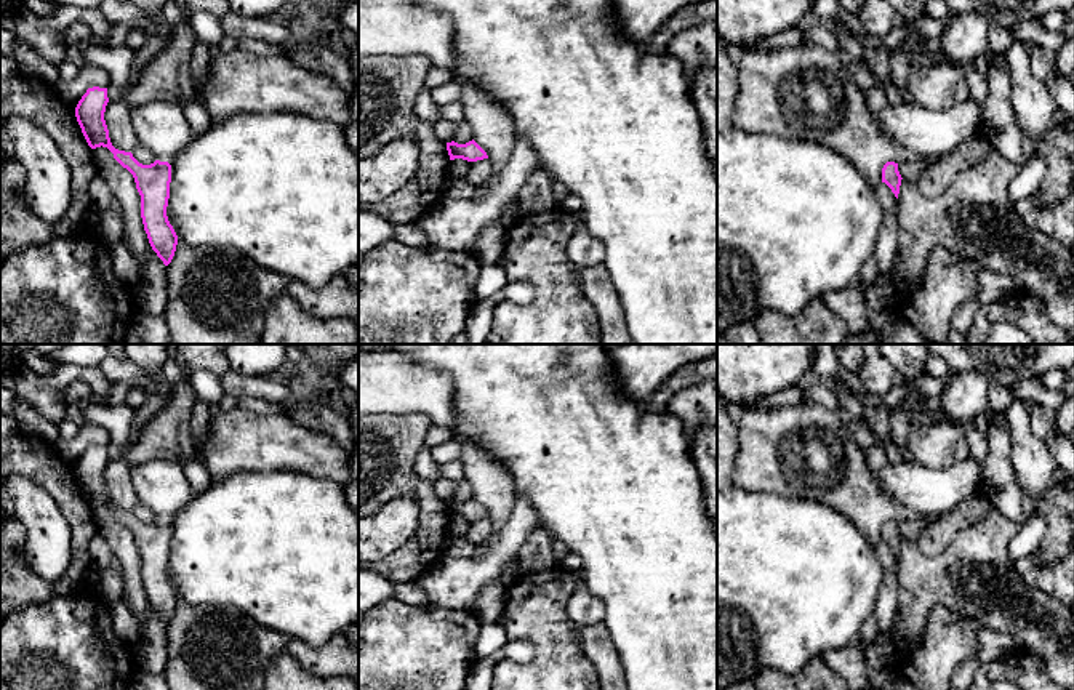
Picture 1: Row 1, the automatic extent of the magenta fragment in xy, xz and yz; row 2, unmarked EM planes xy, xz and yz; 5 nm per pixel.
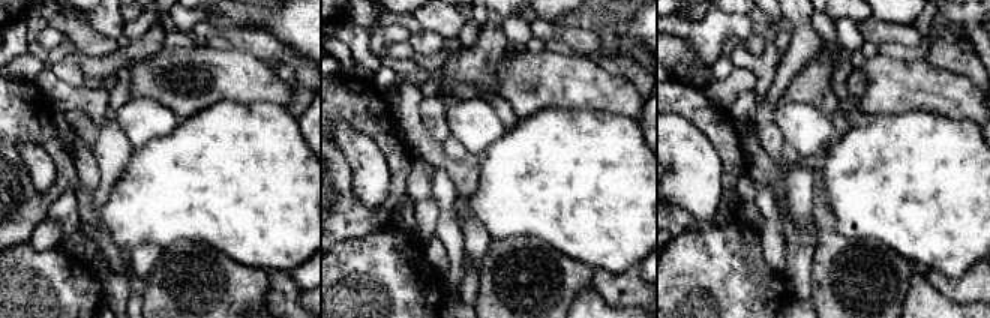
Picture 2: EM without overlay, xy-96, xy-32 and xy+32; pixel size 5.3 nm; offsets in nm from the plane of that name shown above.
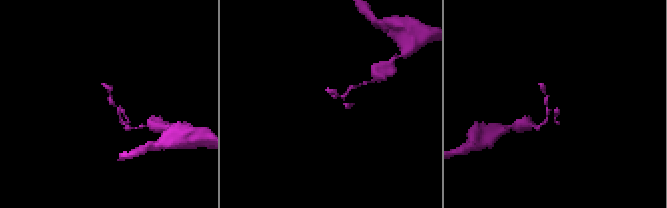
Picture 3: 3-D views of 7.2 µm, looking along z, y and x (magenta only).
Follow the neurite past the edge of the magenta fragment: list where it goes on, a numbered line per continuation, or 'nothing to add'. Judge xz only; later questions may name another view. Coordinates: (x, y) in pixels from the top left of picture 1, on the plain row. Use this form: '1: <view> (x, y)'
nothing to add

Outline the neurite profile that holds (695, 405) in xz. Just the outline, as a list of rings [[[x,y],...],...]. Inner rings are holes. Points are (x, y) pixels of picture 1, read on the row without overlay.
[[[703,379],[687,386],[669,399],[667,411],[683,426],[693,442],[701,426],[717,426],[717,379]]]

